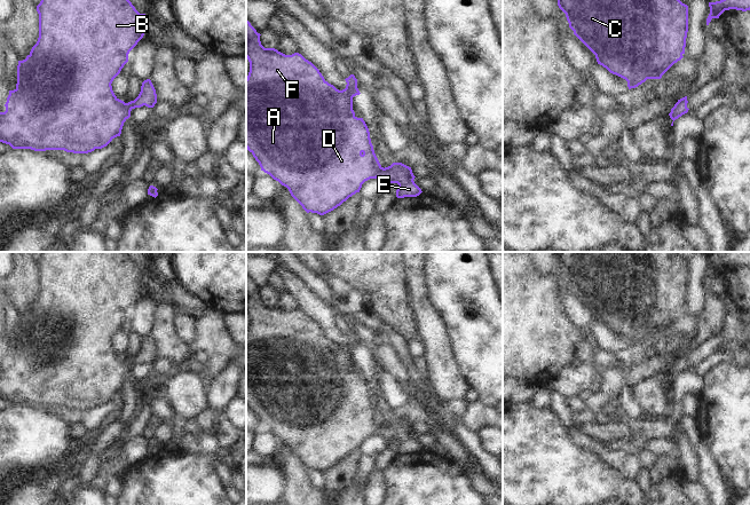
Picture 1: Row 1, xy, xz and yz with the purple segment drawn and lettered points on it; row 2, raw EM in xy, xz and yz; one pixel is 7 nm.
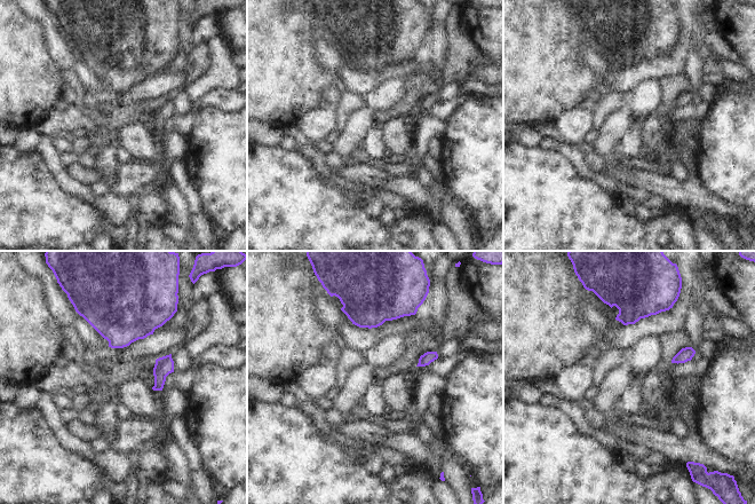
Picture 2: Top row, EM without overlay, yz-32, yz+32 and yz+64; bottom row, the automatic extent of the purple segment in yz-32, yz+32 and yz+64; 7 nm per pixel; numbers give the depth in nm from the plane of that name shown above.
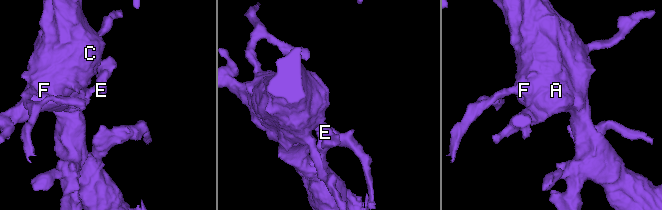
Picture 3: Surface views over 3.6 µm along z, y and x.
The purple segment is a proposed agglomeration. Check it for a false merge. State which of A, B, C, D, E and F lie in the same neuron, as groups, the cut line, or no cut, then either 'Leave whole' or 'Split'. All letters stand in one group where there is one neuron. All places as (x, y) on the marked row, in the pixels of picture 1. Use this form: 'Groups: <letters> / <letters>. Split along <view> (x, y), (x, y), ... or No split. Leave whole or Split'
Groups: A B C D E F. No split. Leave whole.

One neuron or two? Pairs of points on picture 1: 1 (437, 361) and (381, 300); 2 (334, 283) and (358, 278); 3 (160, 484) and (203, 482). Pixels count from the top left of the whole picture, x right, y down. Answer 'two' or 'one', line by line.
1: two
2: two
3: one

